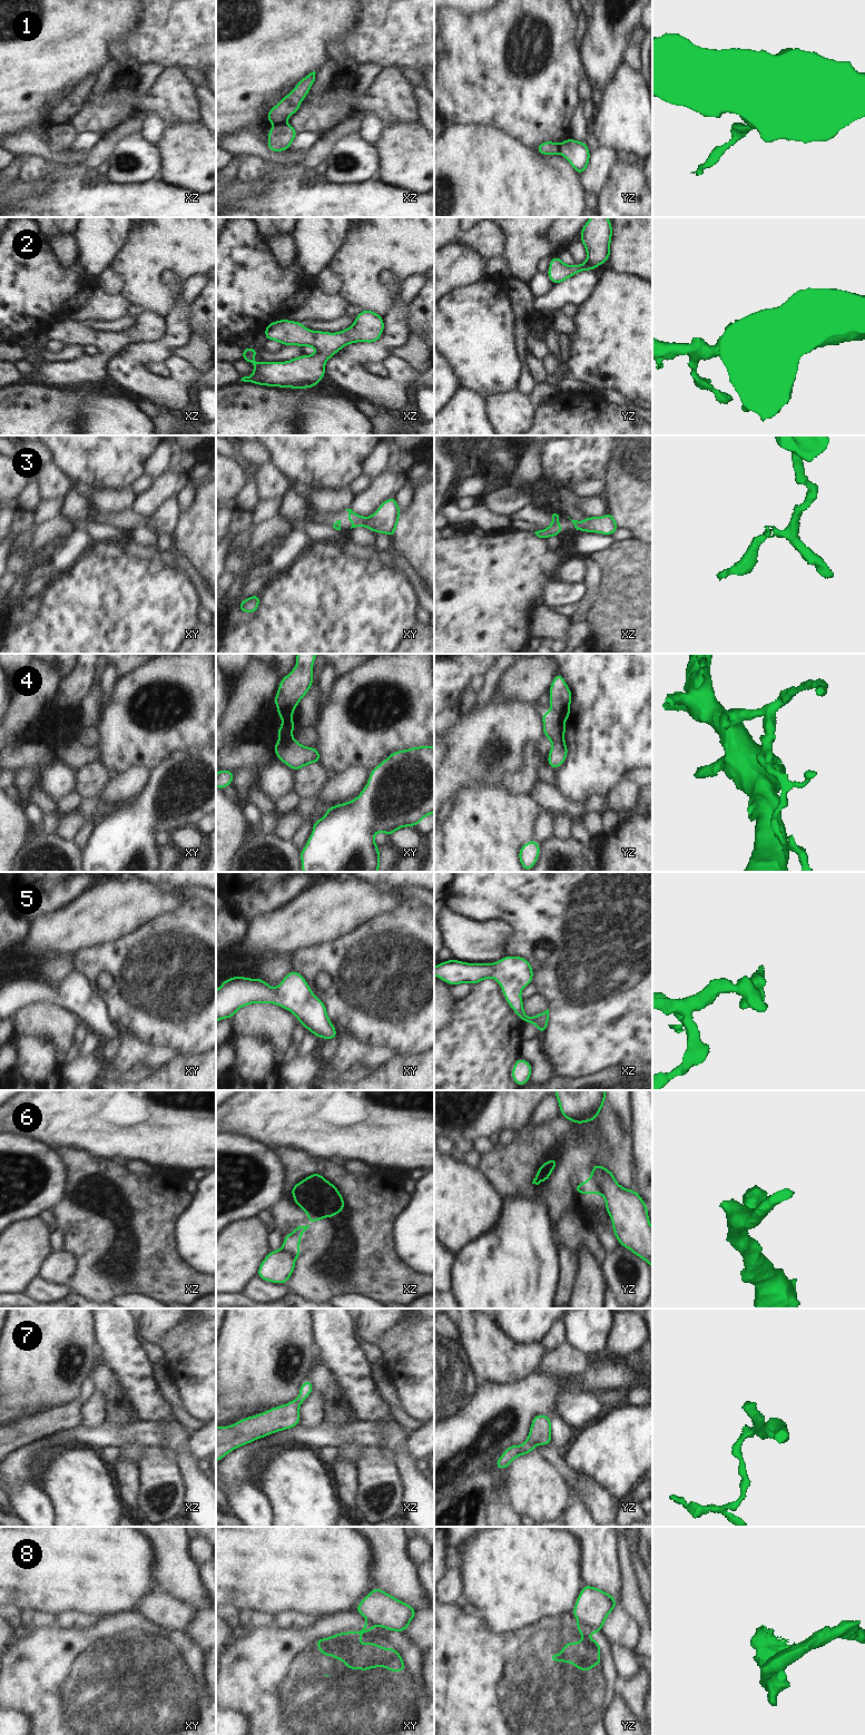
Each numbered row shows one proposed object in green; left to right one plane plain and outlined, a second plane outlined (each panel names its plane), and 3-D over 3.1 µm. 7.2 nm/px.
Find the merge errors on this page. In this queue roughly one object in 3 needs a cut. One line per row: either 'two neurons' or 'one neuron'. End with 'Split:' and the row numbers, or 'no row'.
1: two neurons
2: one neuron
3: one neuron
4: two neurons
5: one neuron
6: two neurons
7: one neuron
8: two neurons
Split: 1, 4, 6, 8

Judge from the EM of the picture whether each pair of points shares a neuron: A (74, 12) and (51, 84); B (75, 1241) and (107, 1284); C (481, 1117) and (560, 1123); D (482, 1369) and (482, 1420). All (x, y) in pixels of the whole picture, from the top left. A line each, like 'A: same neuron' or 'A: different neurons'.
A: same neuron
B: same neuron
C: different neurons
D: different neurons

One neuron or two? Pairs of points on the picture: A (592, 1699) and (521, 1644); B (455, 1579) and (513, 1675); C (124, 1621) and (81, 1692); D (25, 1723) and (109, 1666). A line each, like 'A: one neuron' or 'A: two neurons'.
A: one neuron
B: two neurons
C: one neuron
D: two neurons

